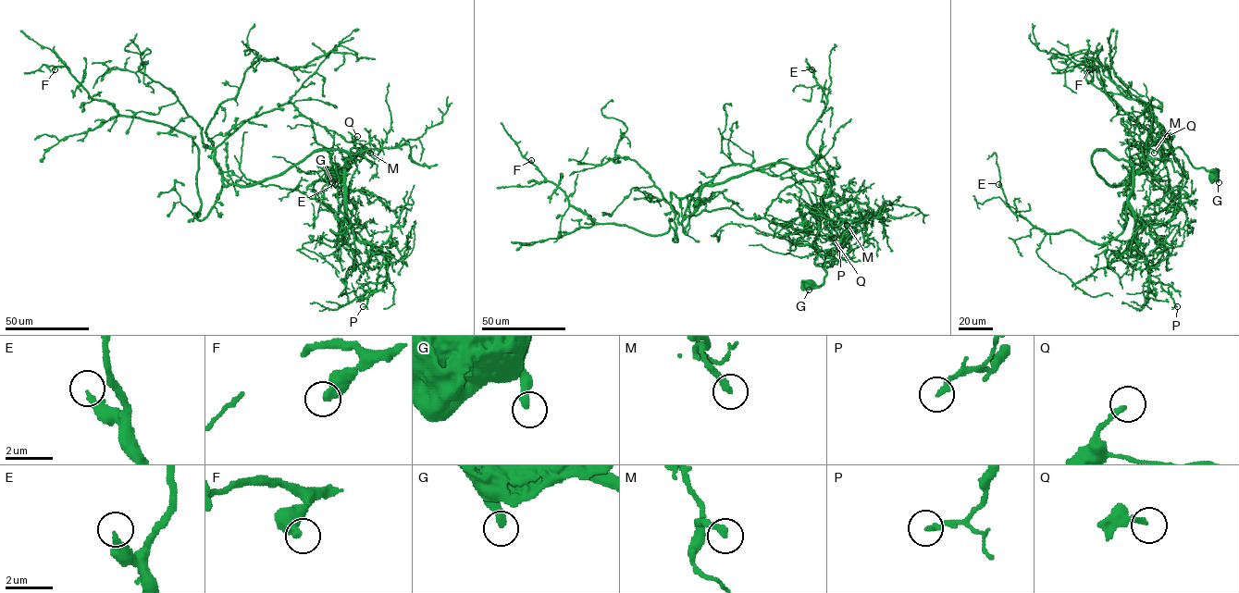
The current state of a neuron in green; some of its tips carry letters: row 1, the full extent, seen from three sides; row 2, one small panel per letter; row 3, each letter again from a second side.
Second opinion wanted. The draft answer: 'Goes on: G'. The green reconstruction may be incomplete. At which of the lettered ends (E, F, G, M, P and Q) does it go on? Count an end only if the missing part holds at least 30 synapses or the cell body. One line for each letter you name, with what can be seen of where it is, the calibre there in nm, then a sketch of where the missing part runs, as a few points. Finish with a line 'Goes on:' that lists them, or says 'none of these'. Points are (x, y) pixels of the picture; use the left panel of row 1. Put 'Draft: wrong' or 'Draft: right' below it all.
E: place (335, 184); calibre 260 nm; course (335, 184), (318, 165), (303, 160)
Goes on: E
Draft: wrong

